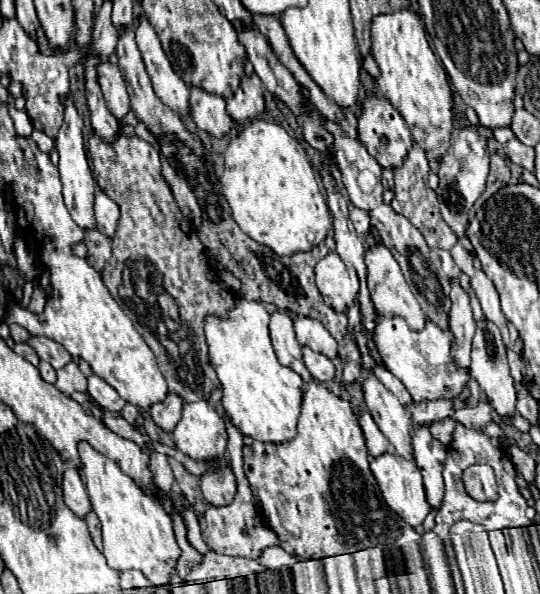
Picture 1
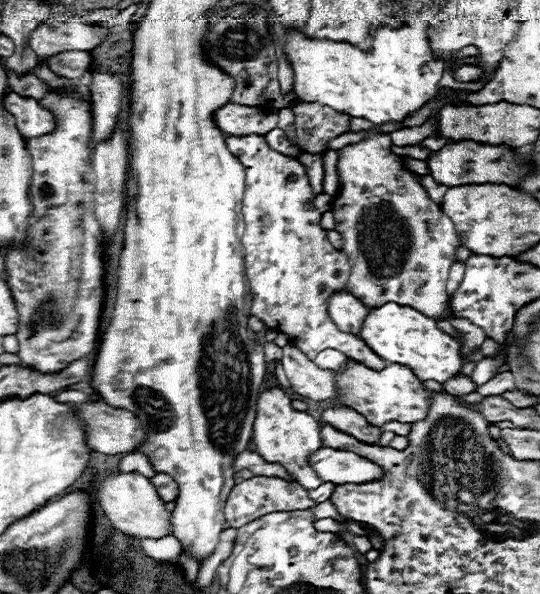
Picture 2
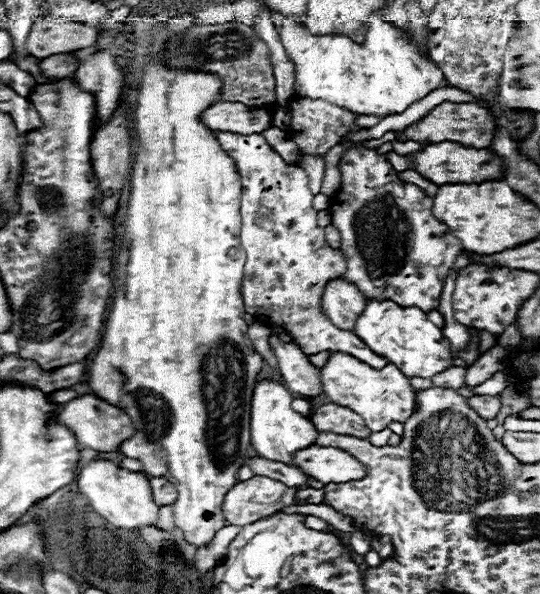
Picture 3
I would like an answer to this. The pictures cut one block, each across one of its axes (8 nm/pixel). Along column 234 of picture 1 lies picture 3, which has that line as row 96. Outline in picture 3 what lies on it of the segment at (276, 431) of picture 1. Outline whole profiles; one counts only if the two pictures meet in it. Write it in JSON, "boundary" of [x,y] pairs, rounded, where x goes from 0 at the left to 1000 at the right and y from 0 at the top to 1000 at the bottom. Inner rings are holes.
{"boundary":[[[689,27],[674,74],[659,74],[641,61],[578,61],[544,34],[530,34],[515,54],[548,114],[548,162],[600,168],[667,195],[715,199],[741,192],[807,152],[822,135],[822,125],[796,101],[785,74],[770,67],[756,71],[748,54],[700,27]]]}

